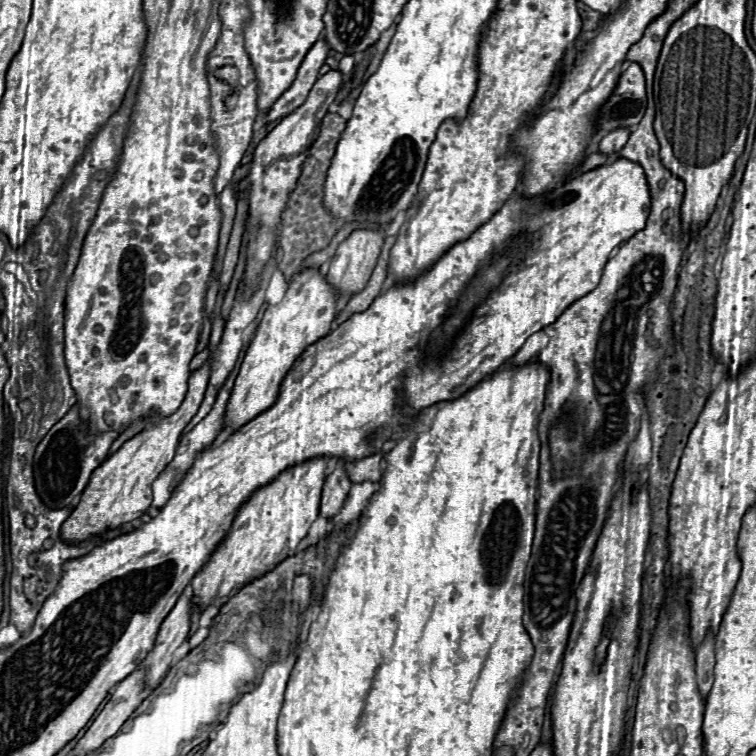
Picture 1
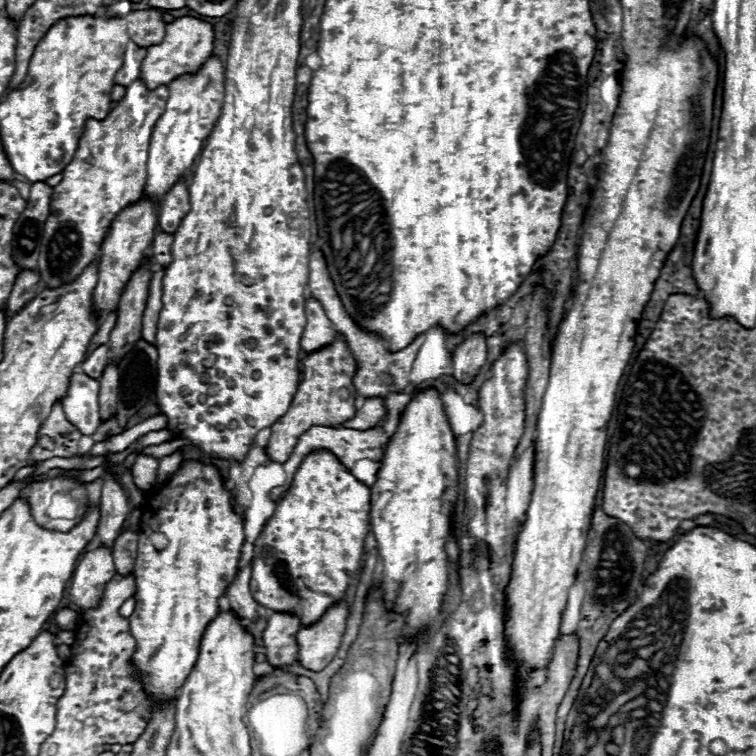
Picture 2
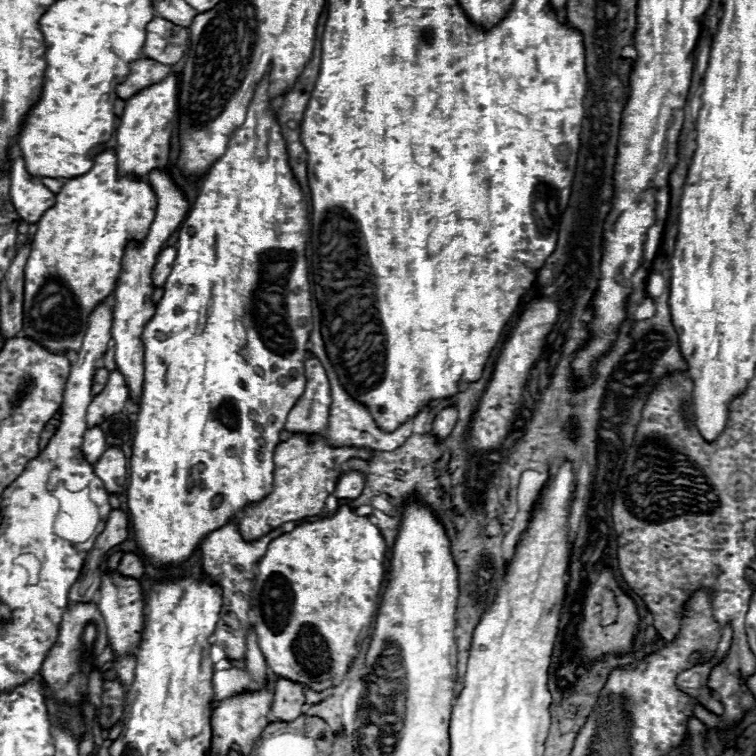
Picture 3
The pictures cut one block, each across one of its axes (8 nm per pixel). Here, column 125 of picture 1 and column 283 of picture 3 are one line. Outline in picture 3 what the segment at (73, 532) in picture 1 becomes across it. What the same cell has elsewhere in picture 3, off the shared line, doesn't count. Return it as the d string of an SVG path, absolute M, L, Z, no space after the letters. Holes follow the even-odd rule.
M296 434L290 440L278 444L274 452L272 492L260 504L254 504L238 514L238 528L242 528L242 536L246 536L246 540L258 540L258 536L266 536L266 532L280 528L284 522L320 514L326 498L336 488L340 478L340 464L356 456L356 452L358 450L354 448L330 448L322 436L308 438Z

